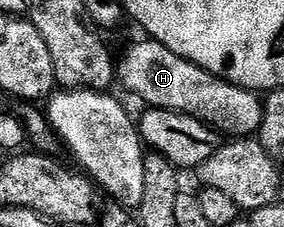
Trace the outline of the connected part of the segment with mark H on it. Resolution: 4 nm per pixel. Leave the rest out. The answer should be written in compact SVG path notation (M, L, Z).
M143 39L132 45L118 61L118 81L136 97L141 97L145 106L153 109L169 109L185 113L194 119L211 125L217 133L232 139L248 139L259 134L264 101L251 89L231 85L221 77L215 77L198 67L193 61L174 55L162 43Z

